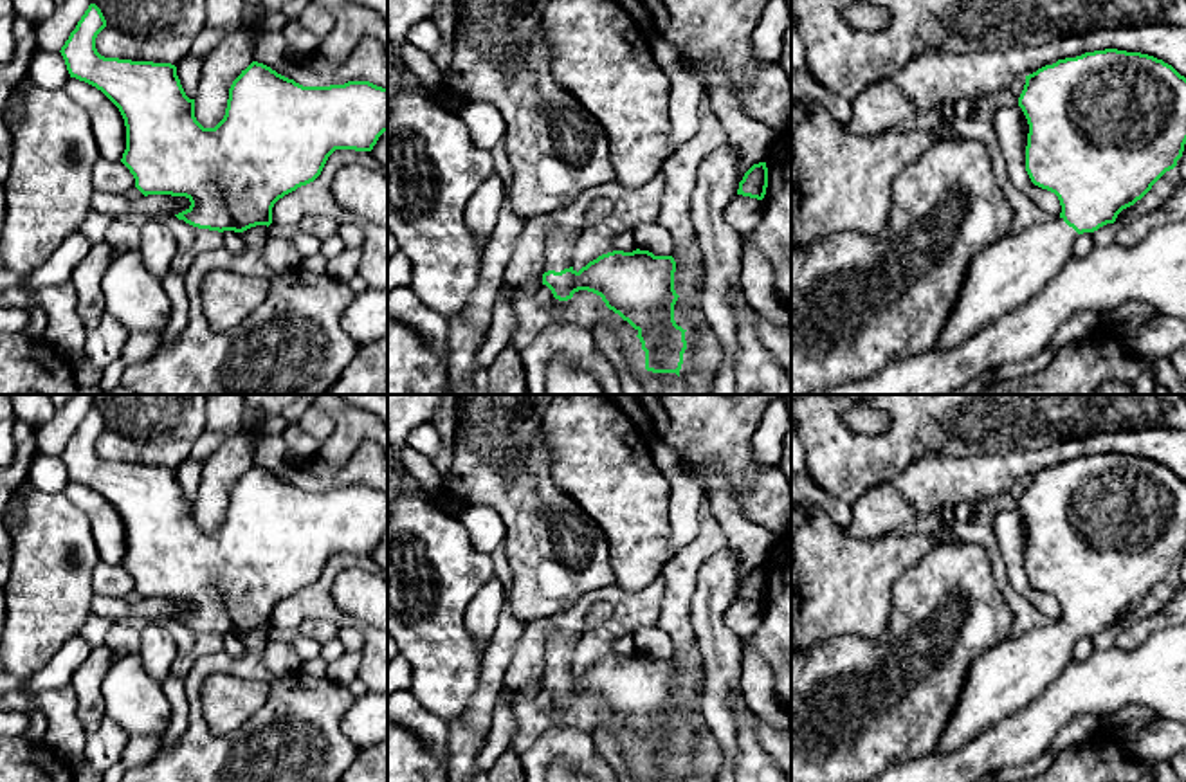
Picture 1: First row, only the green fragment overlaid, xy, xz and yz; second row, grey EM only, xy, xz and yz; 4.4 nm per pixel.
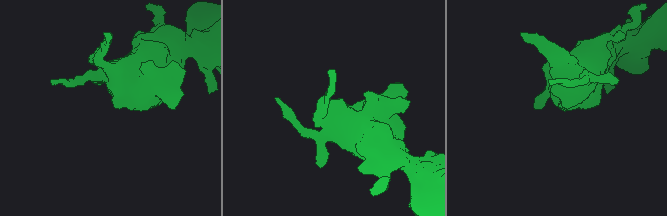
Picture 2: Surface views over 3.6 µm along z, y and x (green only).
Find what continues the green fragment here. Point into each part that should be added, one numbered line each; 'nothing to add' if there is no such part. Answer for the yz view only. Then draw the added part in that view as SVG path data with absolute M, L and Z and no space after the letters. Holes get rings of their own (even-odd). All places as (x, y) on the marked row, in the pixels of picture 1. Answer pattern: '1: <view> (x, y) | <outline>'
1: yz (1006, 274) | M1058 216L1020 234L1008 234L977 254L934 350L957 348L975 332L1029 301L1072 256L1076 236L1078 232Z

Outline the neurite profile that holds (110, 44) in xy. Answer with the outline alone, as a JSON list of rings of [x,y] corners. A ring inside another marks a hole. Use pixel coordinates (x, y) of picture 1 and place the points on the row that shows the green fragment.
[[[105,27],[96,38],[96,49],[105,58],[177,65],[189,56],[191,38],[141,40]]]

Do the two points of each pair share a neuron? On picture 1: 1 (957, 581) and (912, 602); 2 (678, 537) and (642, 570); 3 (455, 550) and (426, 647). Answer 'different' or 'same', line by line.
1: same
2: different
3: same

